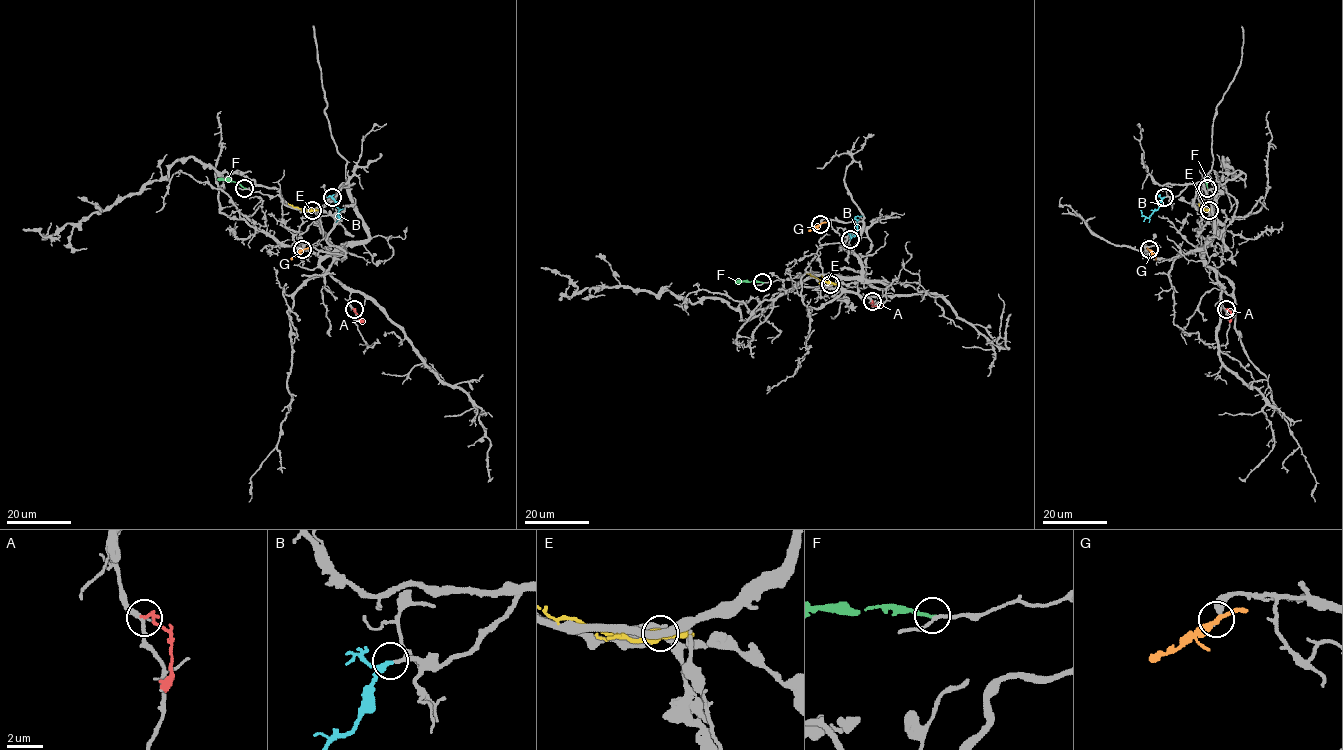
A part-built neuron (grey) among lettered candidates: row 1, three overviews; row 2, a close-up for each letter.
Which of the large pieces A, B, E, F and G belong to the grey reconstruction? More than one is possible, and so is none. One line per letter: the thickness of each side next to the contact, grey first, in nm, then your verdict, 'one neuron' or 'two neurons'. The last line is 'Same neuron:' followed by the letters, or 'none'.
A: 200/200 nm | two neurons
B: 200/240 nm | one neuron
E: 650/320 nm | two neurons
F: 150/170 nm | two neurons
G: 160/280 nm | two neurons
Same neuron: B

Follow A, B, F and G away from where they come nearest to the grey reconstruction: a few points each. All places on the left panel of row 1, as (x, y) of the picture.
A: (354, 309), (364, 321)
B: (332, 197), (339, 209), (339, 217), (341, 210), (345, 209)
F: (244, 188), (235, 182), (217, 179)
G: (302, 249), (290, 259)

